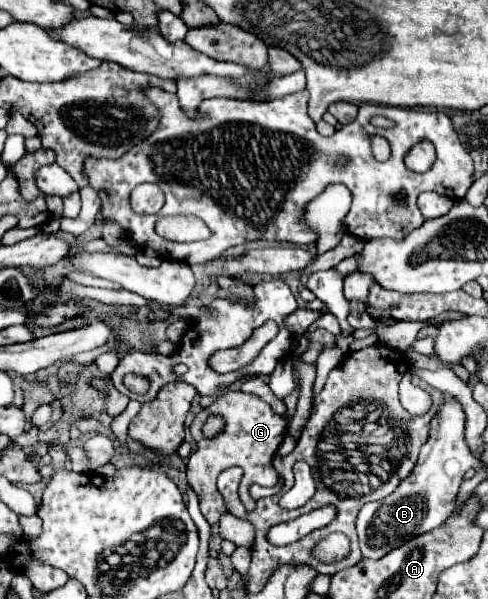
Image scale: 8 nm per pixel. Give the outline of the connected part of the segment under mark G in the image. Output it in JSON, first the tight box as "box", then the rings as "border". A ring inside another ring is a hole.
{"box":[187,390,287,524],"border":[[[229,390],[229,392],[221,394],[209,408],[203,408],[195,416],[195,420],[191,424],[191,436],[193,436],[195,450],[191,452],[189,462],[187,462],[187,482],[197,492],[201,514],[205,516],[205,520],[209,524],[217,524],[219,518],[227,512],[225,500],[223,500],[221,492],[217,490],[217,478],[219,478],[221,470],[225,470],[229,466],[243,468],[244,476],[238,493],[248,512],[252,512],[256,507],[256,502],[249,492],[249,487],[253,482],[257,482],[261,486],[277,484],[279,476],[277,476],[275,468],[271,466],[271,460],[273,460],[279,444],[283,442],[285,432],[287,432],[287,422],[283,416],[277,416],[273,410],[269,410],[269,406],[265,402],[259,402],[259,398],[255,398],[253,394],[245,394],[241,390]],[[209,416],[221,416],[225,420],[225,428],[213,438],[207,438],[201,430]]]}

